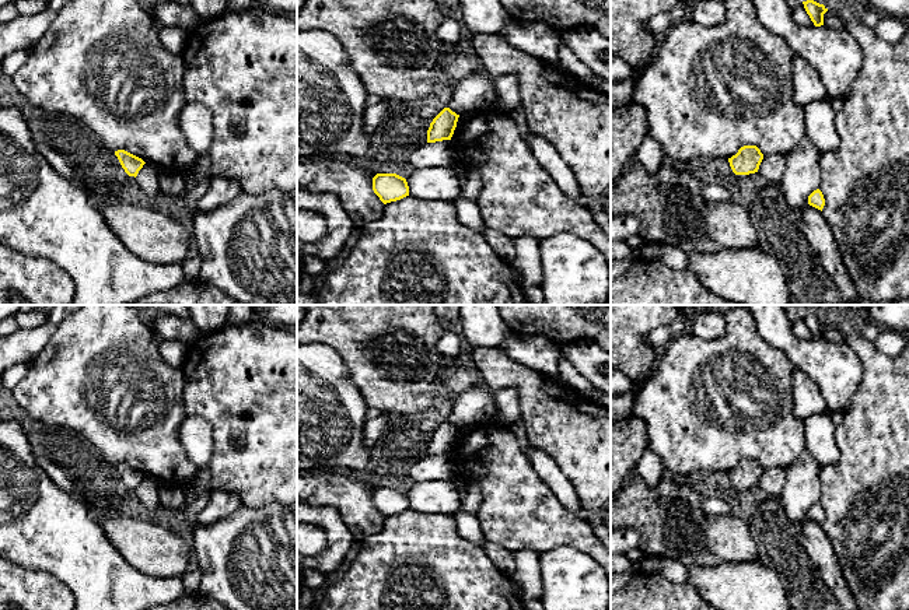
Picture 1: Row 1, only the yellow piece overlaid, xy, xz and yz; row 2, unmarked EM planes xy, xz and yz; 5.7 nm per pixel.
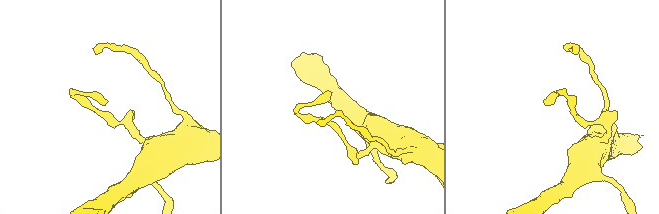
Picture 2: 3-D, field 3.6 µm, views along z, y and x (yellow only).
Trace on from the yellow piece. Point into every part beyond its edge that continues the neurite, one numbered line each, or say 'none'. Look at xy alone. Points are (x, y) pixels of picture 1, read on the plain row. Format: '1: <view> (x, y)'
none

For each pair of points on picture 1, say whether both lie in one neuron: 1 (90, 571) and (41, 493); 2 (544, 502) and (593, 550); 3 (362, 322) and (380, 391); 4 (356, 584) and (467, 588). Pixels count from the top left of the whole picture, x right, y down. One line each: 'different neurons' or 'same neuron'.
1: same neuron
2: same neuron
3: same neuron
4: same neuron

